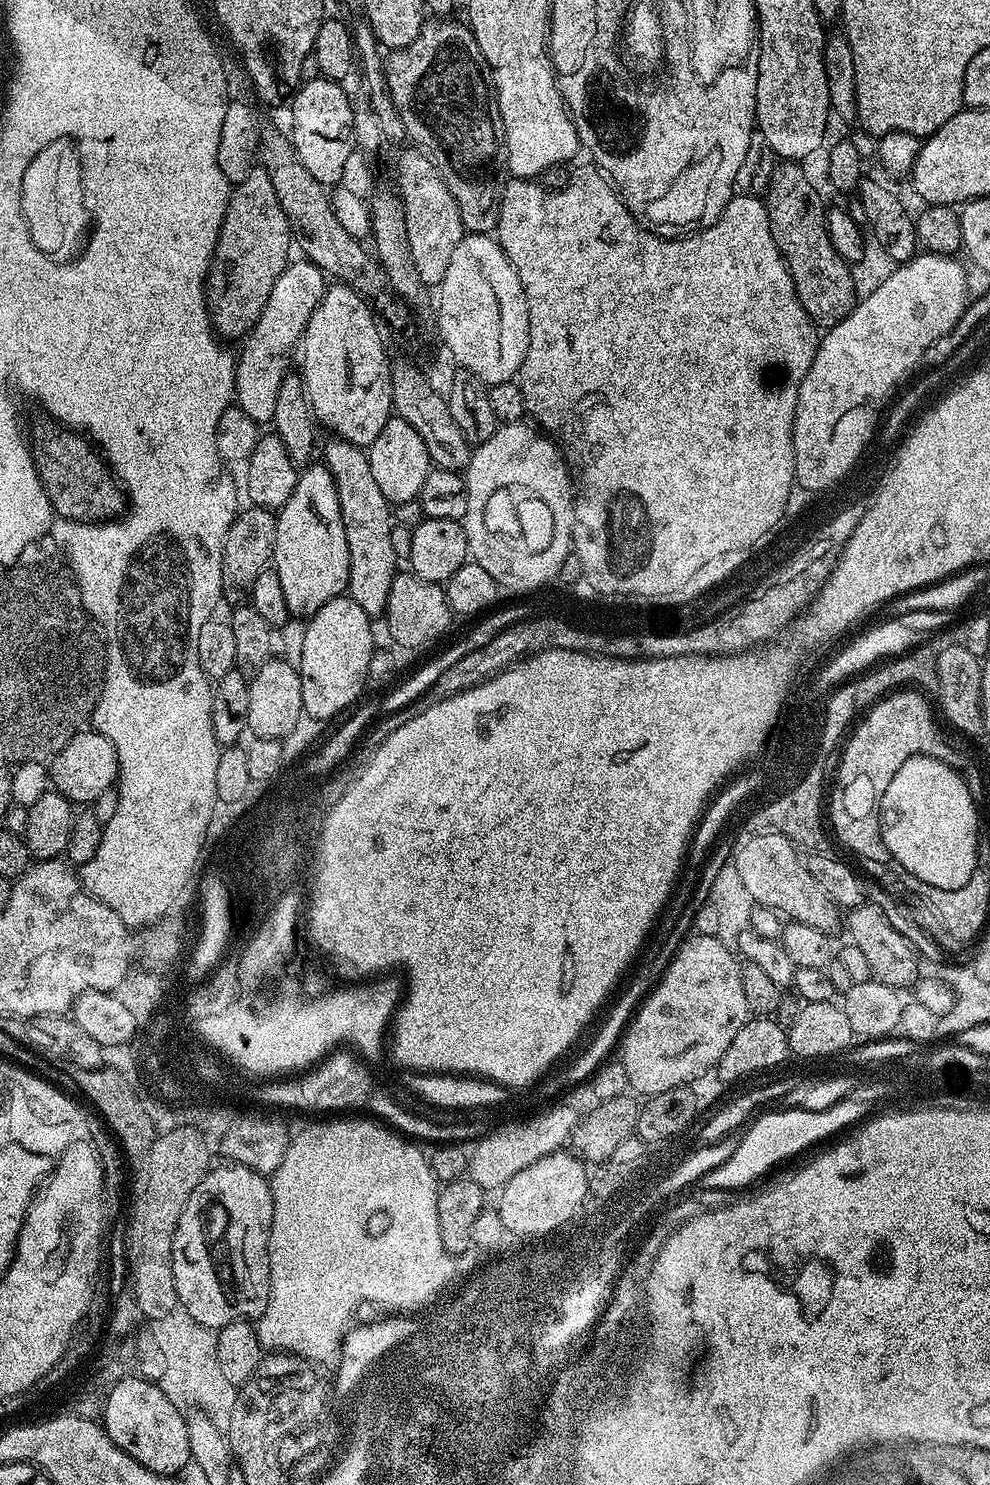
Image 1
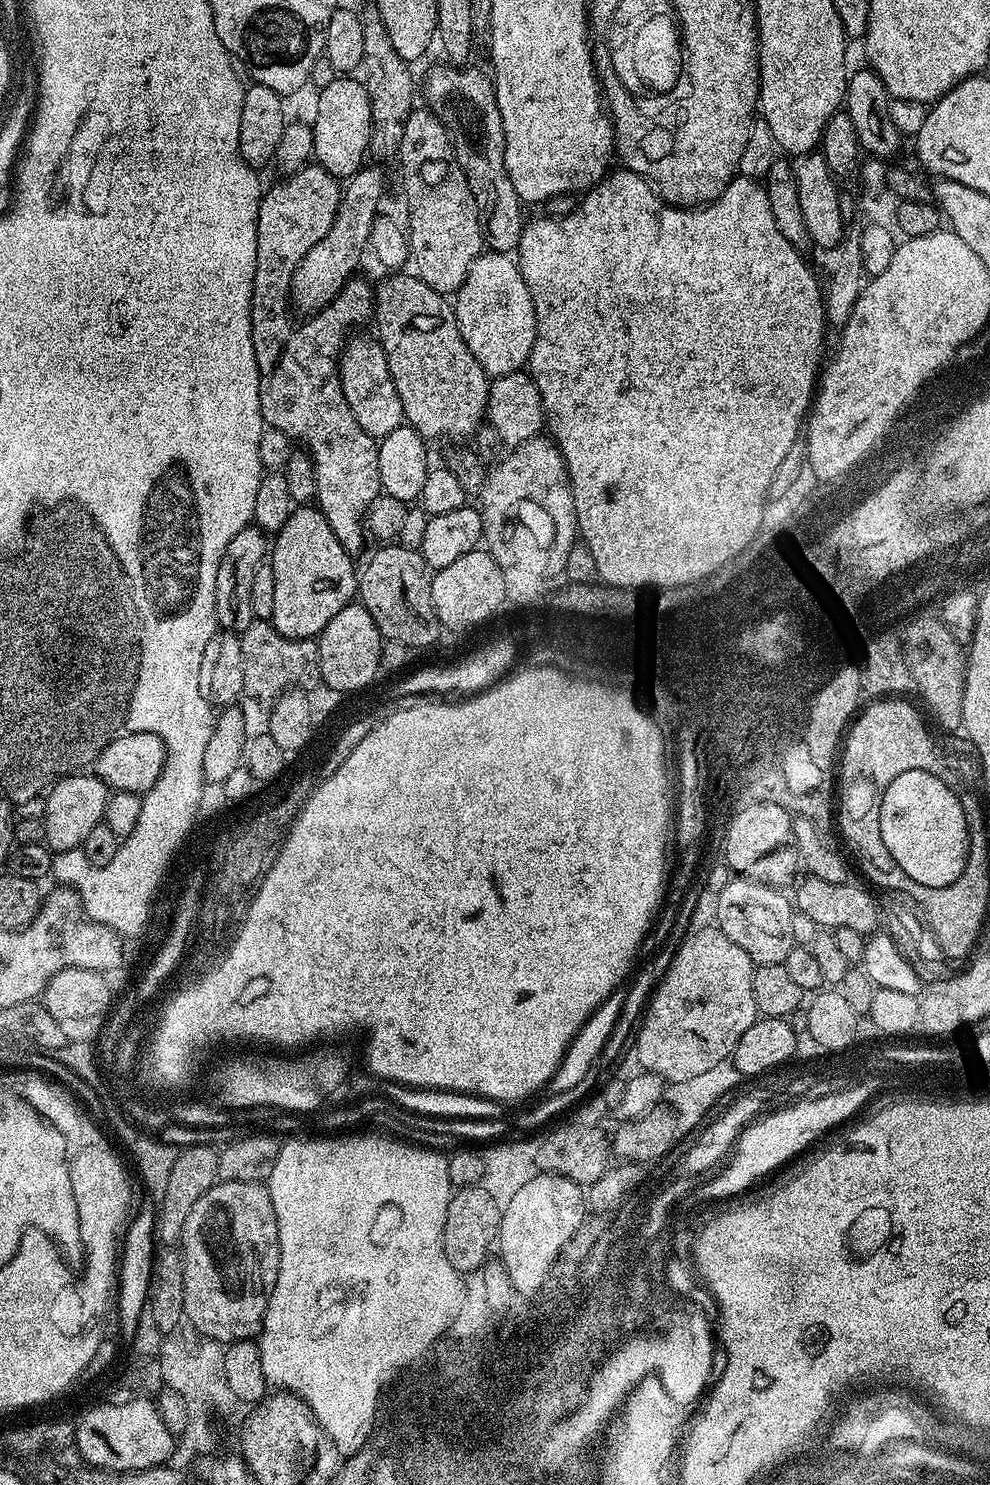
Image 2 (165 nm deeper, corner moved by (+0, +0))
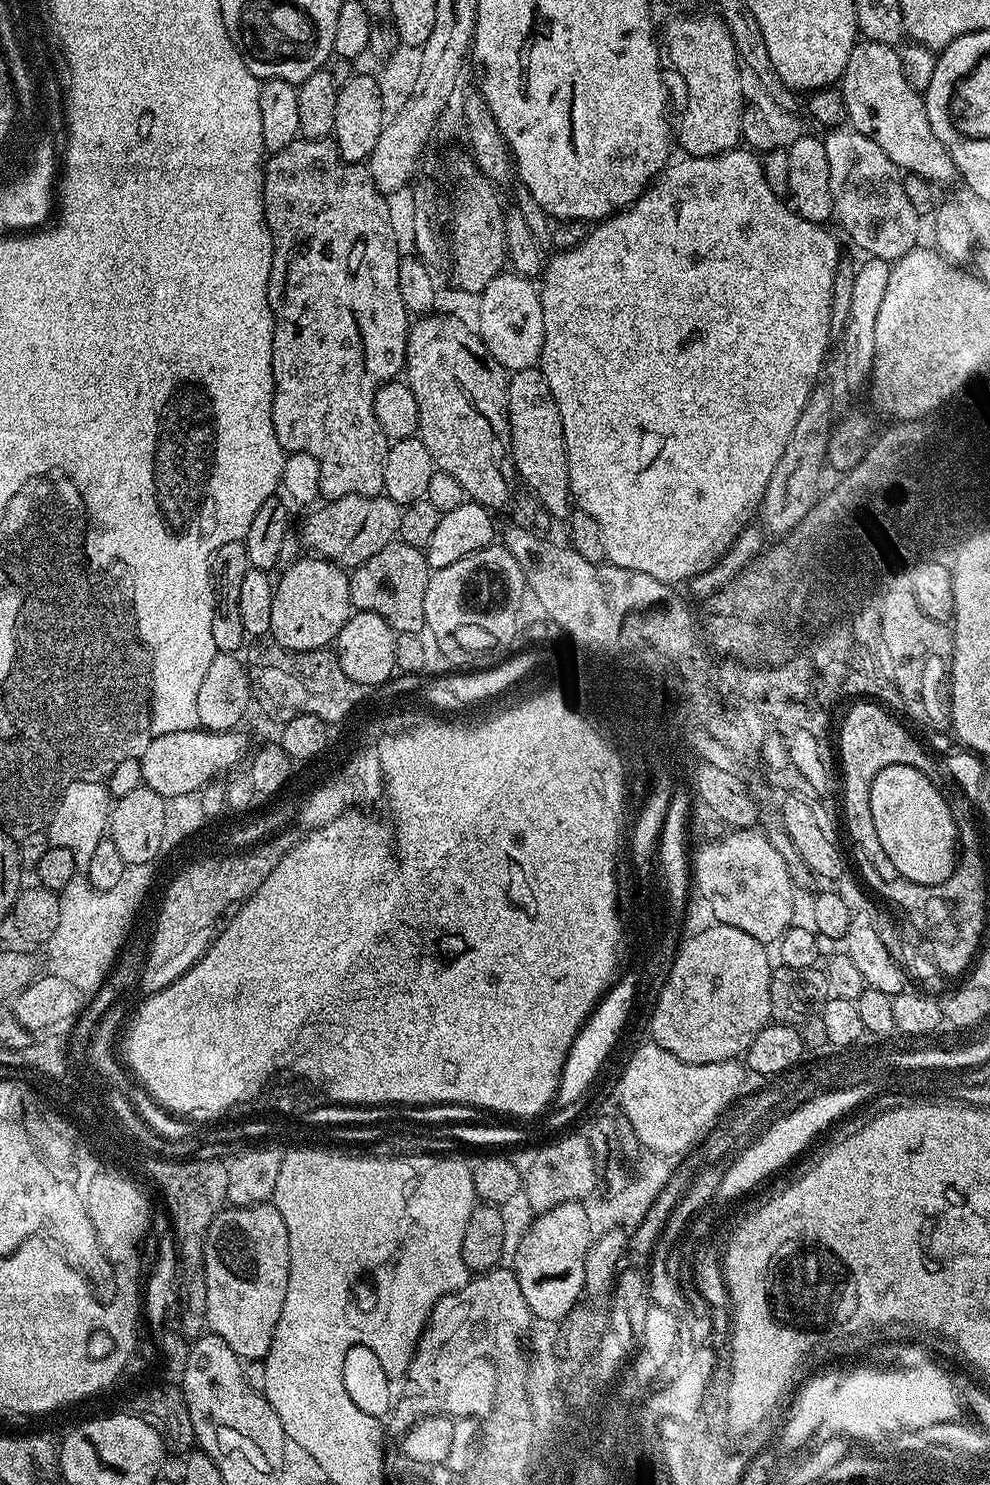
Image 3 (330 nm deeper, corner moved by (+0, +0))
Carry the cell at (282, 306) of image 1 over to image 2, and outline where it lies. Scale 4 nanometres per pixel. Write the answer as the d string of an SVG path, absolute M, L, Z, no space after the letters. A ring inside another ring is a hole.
M371 166L360 168L350 177L347 183L343 185L340 193L340 206L336 211L336 217L330 230L326 234L326 238L319 240L306 254L306 258L302 258L302 262L298 262L298 270L294 270L290 304L297 313L299 313L298 311L304 312L300 314L315 314L320 312L343 290L344 285L353 279L355 272L352 271L359 266L360 259L363 258L364 252L366 254L366 249L369 247L371 226L381 211L380 199L382 199L383 196L384 172L380 168L371 168Z

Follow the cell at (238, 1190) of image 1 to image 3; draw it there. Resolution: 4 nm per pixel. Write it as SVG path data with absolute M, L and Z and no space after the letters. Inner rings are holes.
M275 1203L256 1204L252 1208L225 1207L224 1211L216 1215L214 1222L210 1222L207 1238L204 1239L207 1331L222 1338L242 1361L263 1361L268 1355L276 1323L282 1314L282 1302L286 1298L289 1274L288 1231Z

